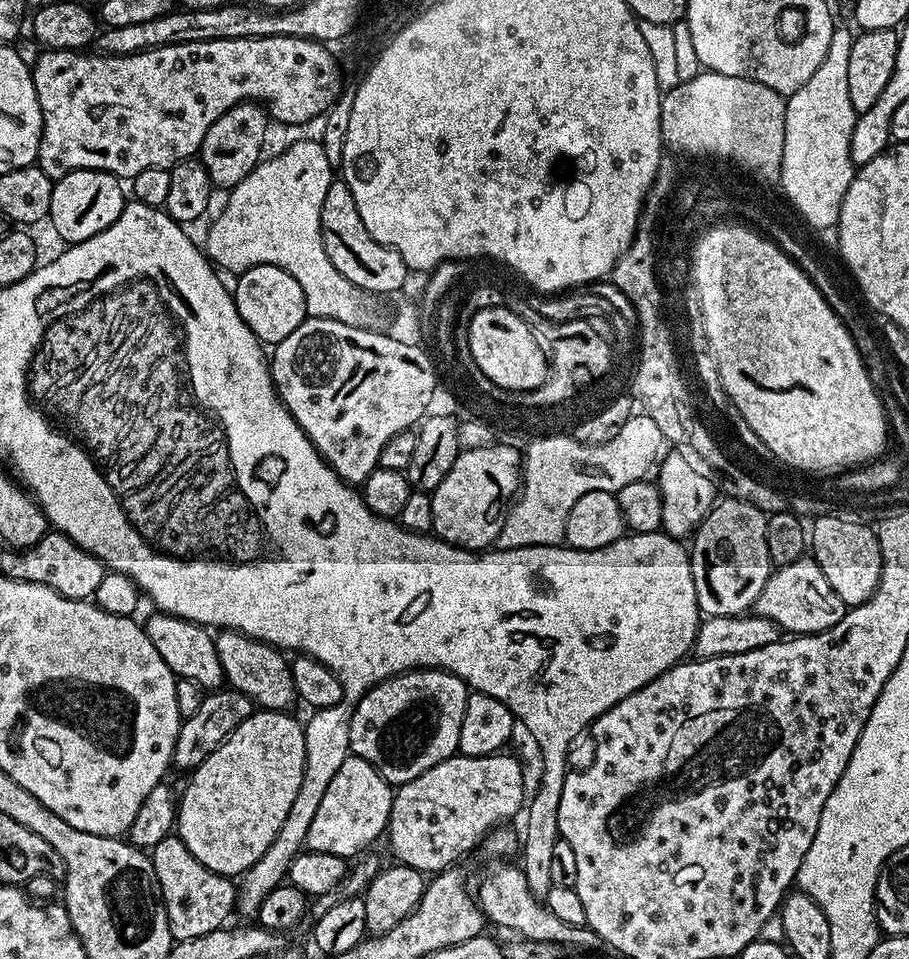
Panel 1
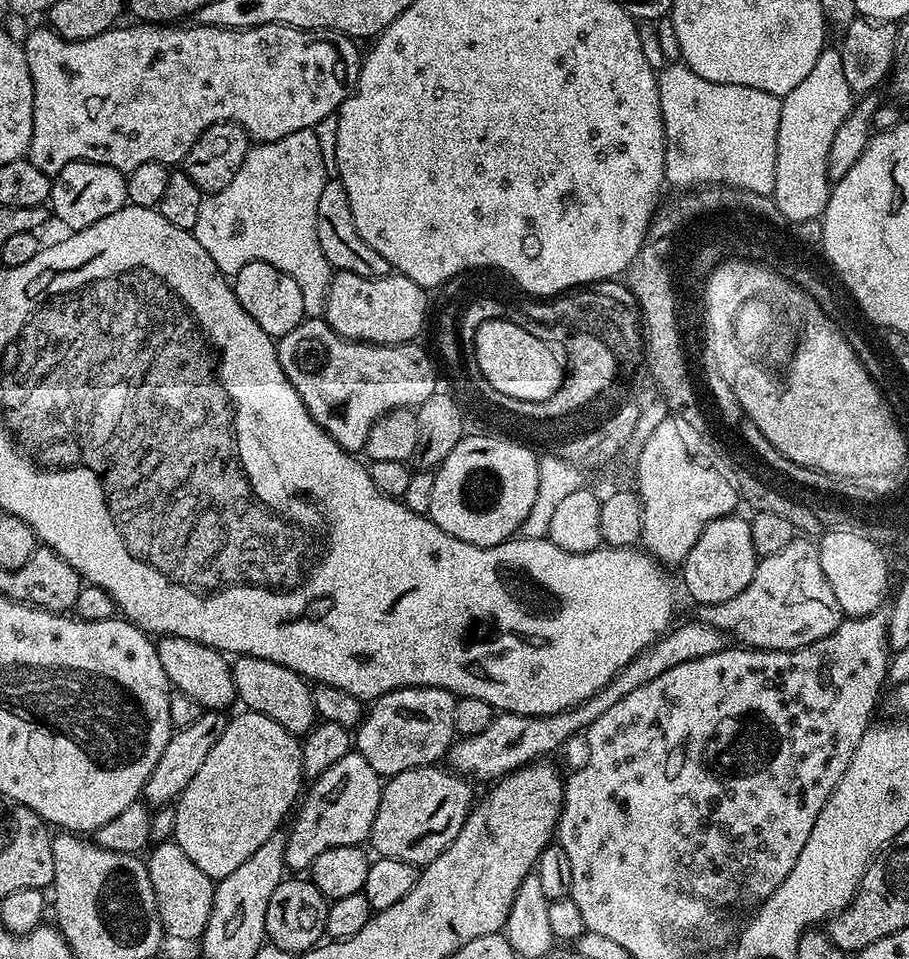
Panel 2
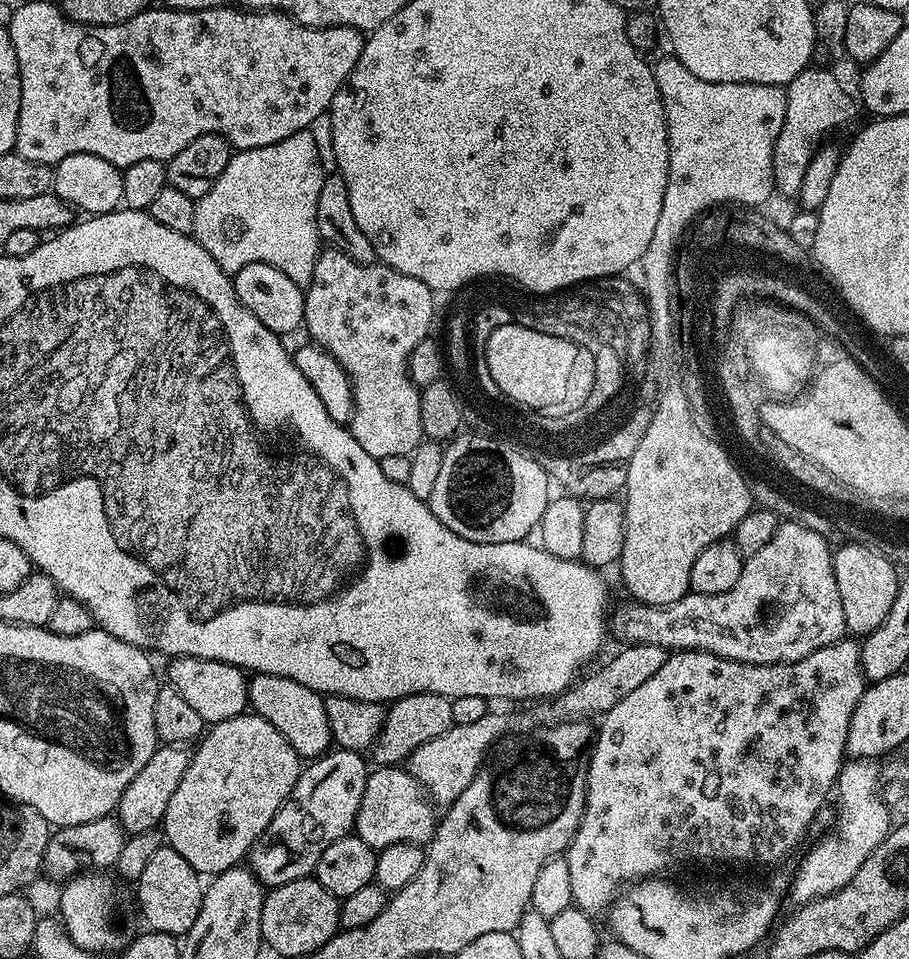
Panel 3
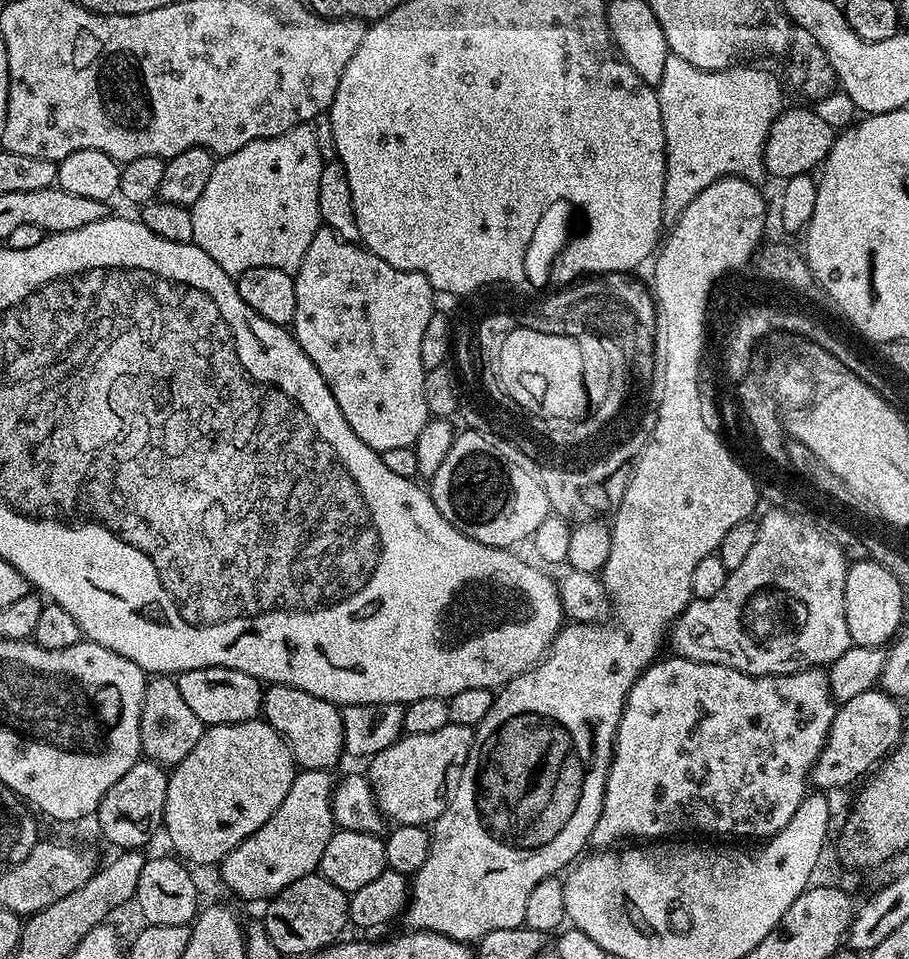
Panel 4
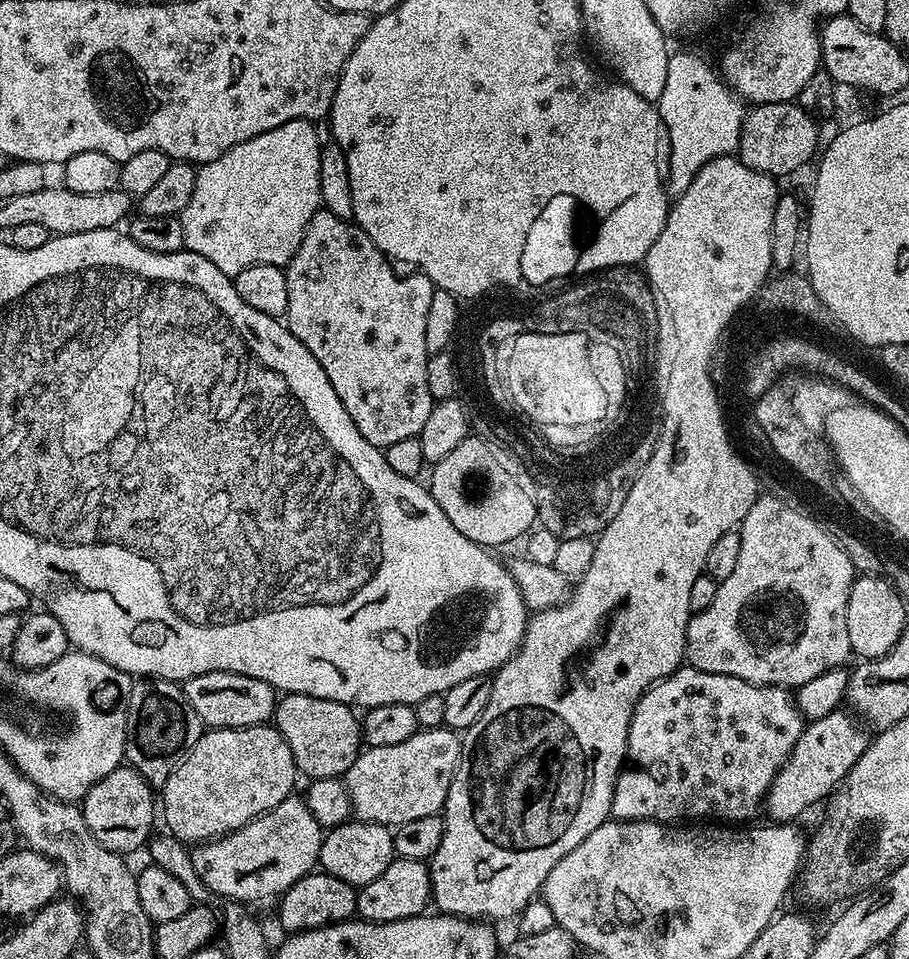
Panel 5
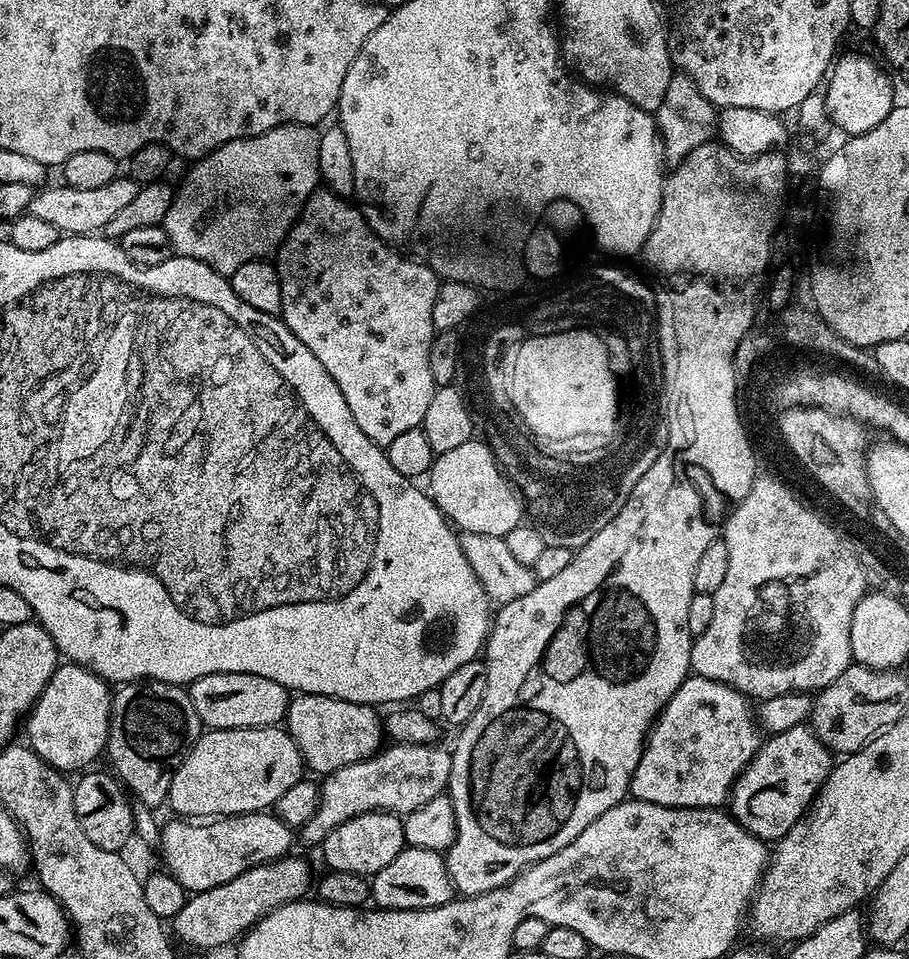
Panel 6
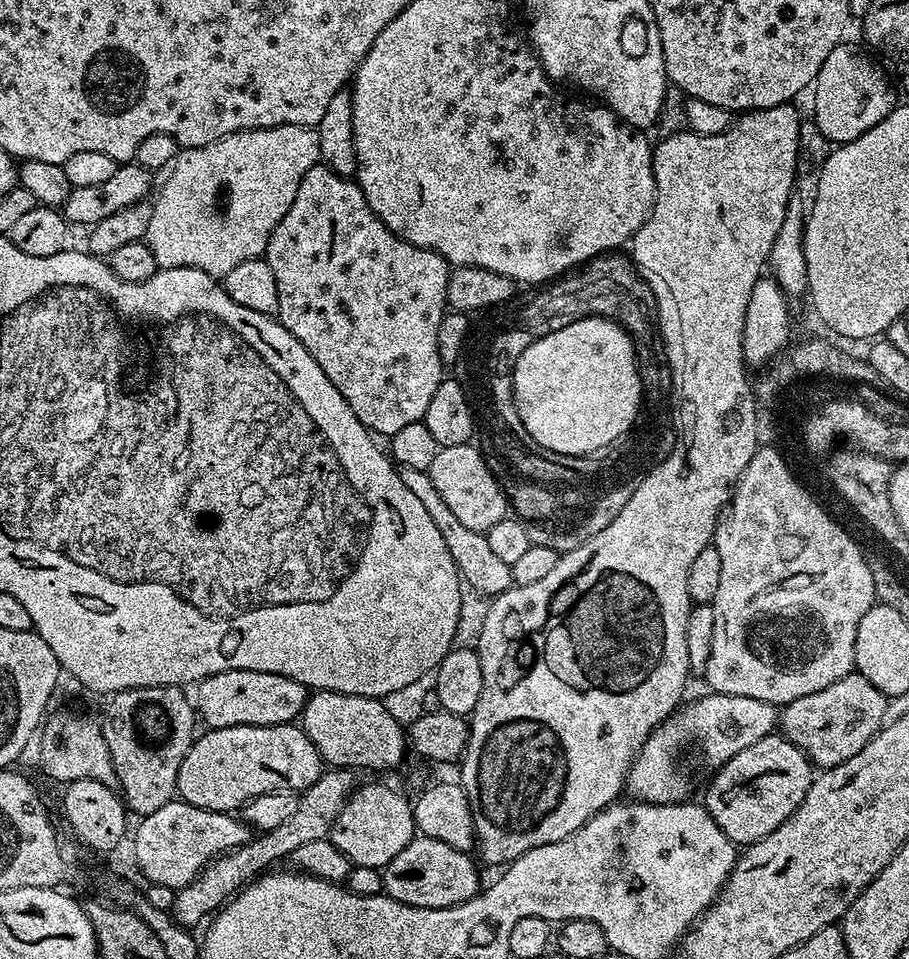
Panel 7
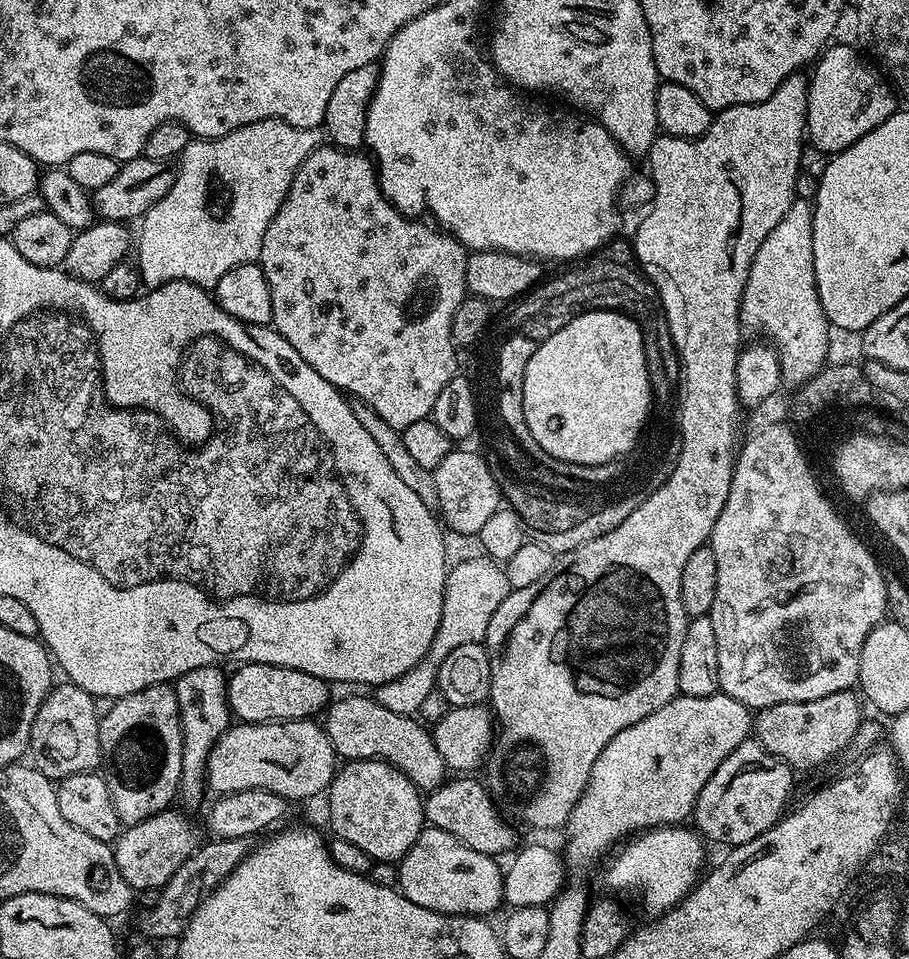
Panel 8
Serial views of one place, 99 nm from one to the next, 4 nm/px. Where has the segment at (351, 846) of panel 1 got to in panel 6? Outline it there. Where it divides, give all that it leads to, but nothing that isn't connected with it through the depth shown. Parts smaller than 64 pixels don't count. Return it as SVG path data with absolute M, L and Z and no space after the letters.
M271 811L243 812L237 816L193 822L188 818L172 818L160 829L158 852L164 855L163 867L189 894L214 890L238 874L271 860L281 860L293 851L294 832Z

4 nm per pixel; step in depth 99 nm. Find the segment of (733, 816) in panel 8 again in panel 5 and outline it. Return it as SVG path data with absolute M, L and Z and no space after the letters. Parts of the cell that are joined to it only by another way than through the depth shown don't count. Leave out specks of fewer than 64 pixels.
M844 710L805 723L804 733L798 738L788 760L778 770L774 782L768 788L768 795L762 801L766 812L768 808L767 819L772 822L792 822L811 804L819 800L820 803L827 801L867 750L870 743L870 732L868 736L867 731L869 729L863 723L857 722Z

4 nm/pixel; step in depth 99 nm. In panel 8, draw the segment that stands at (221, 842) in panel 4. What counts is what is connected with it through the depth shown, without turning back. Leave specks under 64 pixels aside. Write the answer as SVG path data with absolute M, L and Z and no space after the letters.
M315 719L273 720L270 724L236 722L210 750L206 784L216 794L261 788L293 802L327 793L337 767L334 746Z

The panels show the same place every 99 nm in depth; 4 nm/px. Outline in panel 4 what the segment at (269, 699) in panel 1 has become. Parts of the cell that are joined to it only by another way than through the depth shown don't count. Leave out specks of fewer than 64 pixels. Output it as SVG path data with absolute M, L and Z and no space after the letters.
M274 684L263 689L263 719L286 742L297 769L332 770L345 755L340 708L291 684Z

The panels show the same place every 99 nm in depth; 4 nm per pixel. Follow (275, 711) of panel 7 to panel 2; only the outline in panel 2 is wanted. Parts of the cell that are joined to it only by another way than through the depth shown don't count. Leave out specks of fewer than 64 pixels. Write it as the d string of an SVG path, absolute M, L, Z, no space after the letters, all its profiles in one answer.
M162 636L155 641L158 662L166 670L166 678L173 689L200 704L204 710L228 710L236 700L236 687L232 677L232 665L225 653L205 644L199 644L177 636Z

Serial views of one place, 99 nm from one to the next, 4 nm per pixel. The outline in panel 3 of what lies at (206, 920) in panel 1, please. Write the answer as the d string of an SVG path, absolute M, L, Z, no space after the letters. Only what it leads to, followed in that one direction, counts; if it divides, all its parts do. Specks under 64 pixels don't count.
M167 846L154 850L146 870L142 870L142 878L134 884L134 896L138 901L139 915L141 912L145 922L148 923L145 925L153 932L165 932L177 938L188 933L190 926L194 926L194 918L198 918L198 910L202 910L205 885L200 884L200 880L202 881L201 873L196 872L194 866L190 866L190 862L186 862L186 858L178 854L178 850Z

